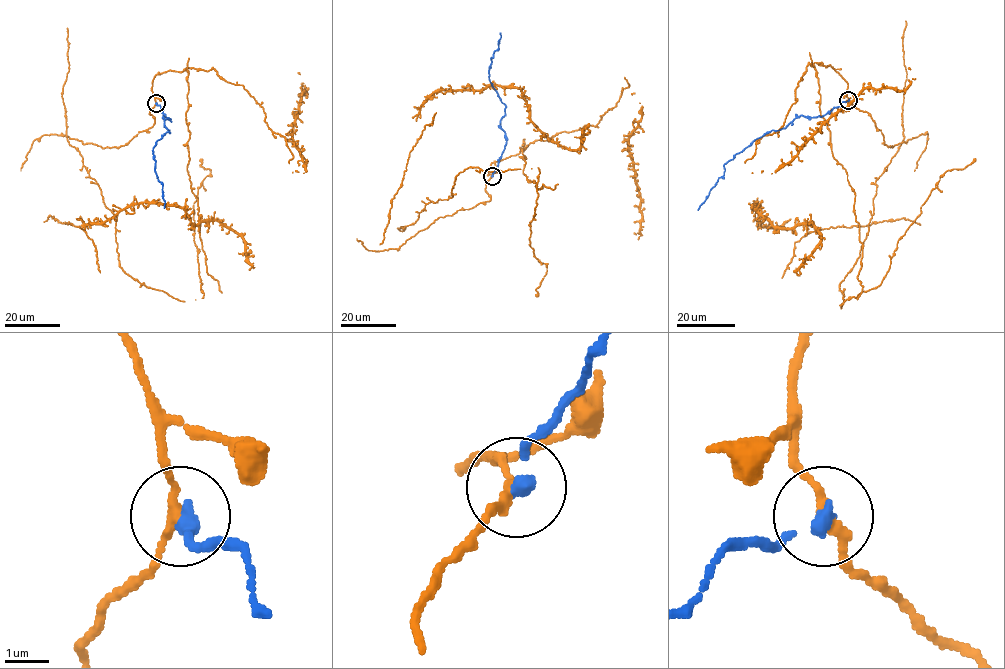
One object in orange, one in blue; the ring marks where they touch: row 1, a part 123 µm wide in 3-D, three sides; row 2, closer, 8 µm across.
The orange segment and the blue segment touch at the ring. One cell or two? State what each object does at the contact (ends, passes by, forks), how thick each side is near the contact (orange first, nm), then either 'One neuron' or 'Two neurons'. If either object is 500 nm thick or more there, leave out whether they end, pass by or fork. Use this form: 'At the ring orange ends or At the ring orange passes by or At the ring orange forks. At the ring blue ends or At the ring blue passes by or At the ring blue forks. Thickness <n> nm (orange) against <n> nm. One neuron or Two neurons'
At the ring orange passes by. At the ring blue ends. Thickness 190 nm (orange) against 320 nm. Two neurons

